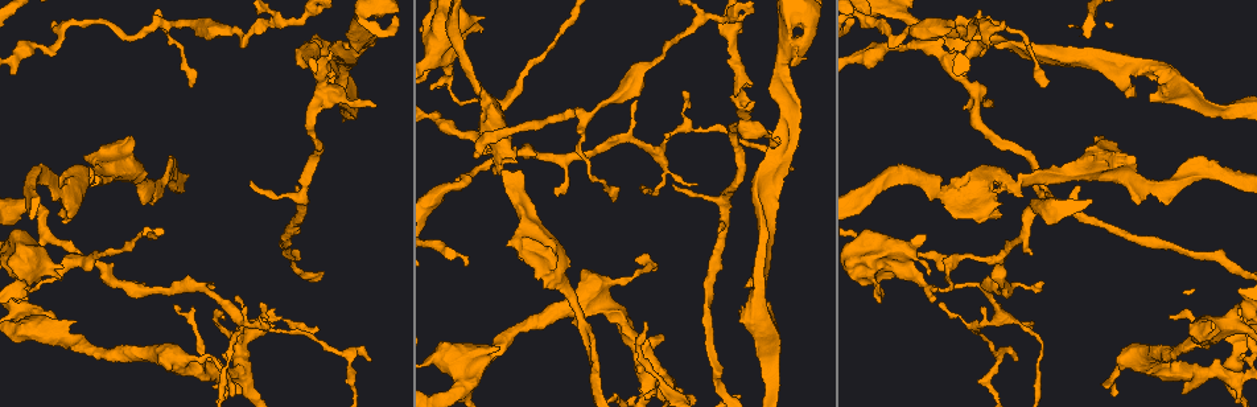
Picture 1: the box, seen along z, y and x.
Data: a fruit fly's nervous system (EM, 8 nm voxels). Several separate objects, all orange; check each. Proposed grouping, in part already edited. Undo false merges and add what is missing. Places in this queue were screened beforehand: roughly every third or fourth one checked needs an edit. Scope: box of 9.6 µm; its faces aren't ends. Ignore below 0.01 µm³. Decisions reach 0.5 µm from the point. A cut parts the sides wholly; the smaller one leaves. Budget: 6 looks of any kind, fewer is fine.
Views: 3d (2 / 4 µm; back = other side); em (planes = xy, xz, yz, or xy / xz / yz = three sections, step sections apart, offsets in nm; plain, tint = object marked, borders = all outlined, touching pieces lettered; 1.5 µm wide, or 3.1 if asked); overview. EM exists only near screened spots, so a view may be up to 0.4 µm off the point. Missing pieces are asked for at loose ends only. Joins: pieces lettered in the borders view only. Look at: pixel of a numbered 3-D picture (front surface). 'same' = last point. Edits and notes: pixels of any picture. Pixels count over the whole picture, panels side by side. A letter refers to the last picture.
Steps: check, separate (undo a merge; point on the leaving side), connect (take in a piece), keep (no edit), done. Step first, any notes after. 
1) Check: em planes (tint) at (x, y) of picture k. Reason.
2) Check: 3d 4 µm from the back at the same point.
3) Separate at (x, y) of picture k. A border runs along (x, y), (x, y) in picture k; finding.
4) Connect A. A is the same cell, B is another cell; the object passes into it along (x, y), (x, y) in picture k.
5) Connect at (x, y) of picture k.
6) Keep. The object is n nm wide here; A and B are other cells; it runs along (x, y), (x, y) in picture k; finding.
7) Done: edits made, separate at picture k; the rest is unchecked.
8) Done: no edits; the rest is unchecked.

Check: 3d 2 µm at (475, 158) of picture 1. Free end.

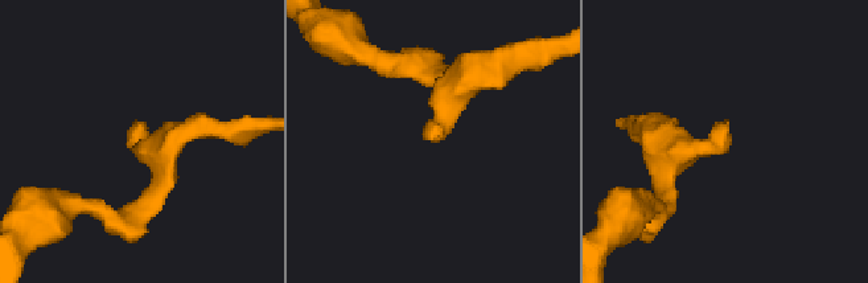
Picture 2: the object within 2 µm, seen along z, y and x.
Check: em planes (borders) at (133, 122) of picture 2. The arms are 170, 170 nm wide.

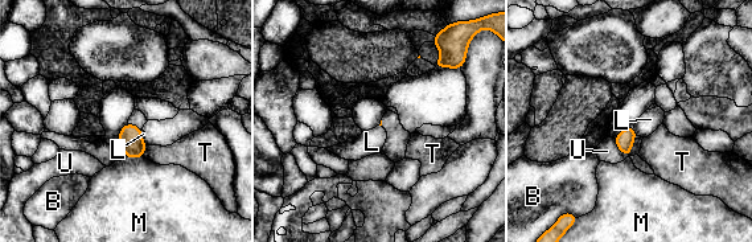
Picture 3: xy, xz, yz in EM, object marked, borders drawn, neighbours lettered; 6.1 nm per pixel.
Keep. B, L, M, T and U are other cells; a border runs along (633, 127), (636, 134) in picture 3; no lettered piece goes on from it.

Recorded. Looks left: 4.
Check: em planes (tint) at (587, 118) of picture 1. Three arms meet.

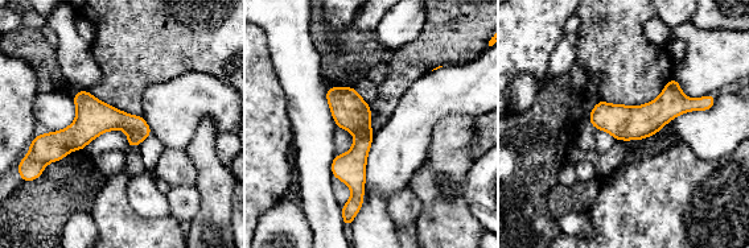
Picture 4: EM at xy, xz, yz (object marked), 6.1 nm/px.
Check: em planes (borders) at the same point. See the neighbours.

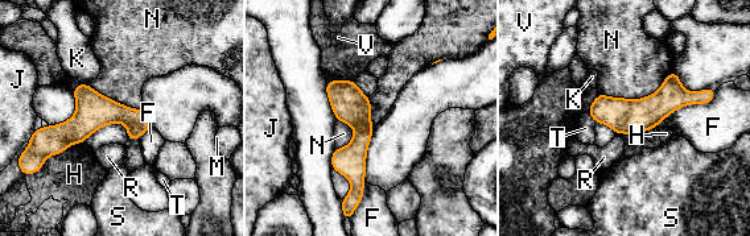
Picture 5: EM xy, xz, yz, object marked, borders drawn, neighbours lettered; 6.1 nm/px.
Keep. F, H, J, K, M, N, R, S, T and V are other cells; a border runs along (713, 96), (663, 119) in picture 5; one neuron here.

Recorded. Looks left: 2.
Done: no edits; the rest is unchecked.

